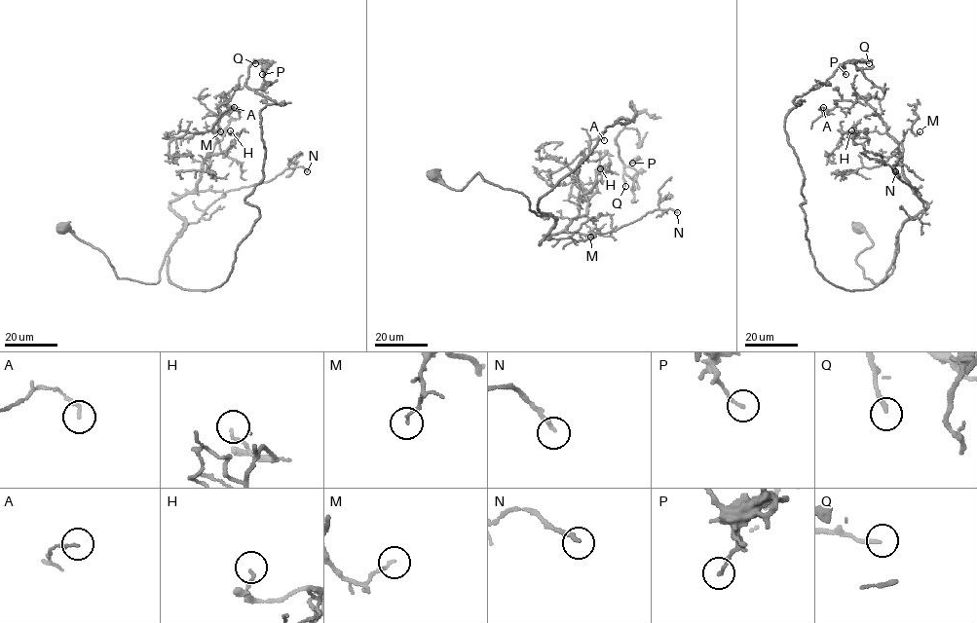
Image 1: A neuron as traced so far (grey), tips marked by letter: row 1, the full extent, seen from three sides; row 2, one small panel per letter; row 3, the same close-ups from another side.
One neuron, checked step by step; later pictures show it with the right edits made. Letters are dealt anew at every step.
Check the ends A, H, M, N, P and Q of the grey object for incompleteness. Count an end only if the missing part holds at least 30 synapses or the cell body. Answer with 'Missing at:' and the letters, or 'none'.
Missing at: Q

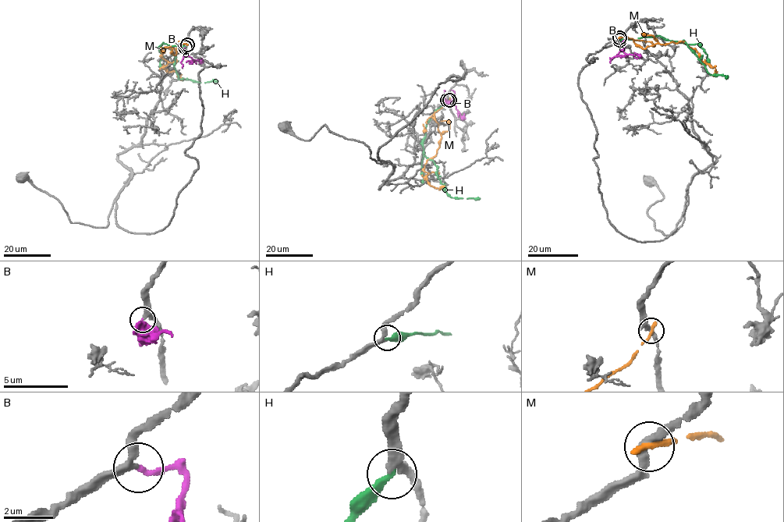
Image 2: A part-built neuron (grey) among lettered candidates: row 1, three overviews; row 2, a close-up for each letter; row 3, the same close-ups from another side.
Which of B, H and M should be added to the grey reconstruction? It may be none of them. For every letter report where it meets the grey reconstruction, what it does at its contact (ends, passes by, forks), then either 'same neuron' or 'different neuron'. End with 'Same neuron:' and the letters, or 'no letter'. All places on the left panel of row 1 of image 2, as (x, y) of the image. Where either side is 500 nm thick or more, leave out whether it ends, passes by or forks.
B: meets grey at (185, 47); it ends there; same neuron
H: meets grey at (185, 47); it ends there; different neuron
M: meets grey at (187, 44); it ends there; different neuron
Same neuron: B

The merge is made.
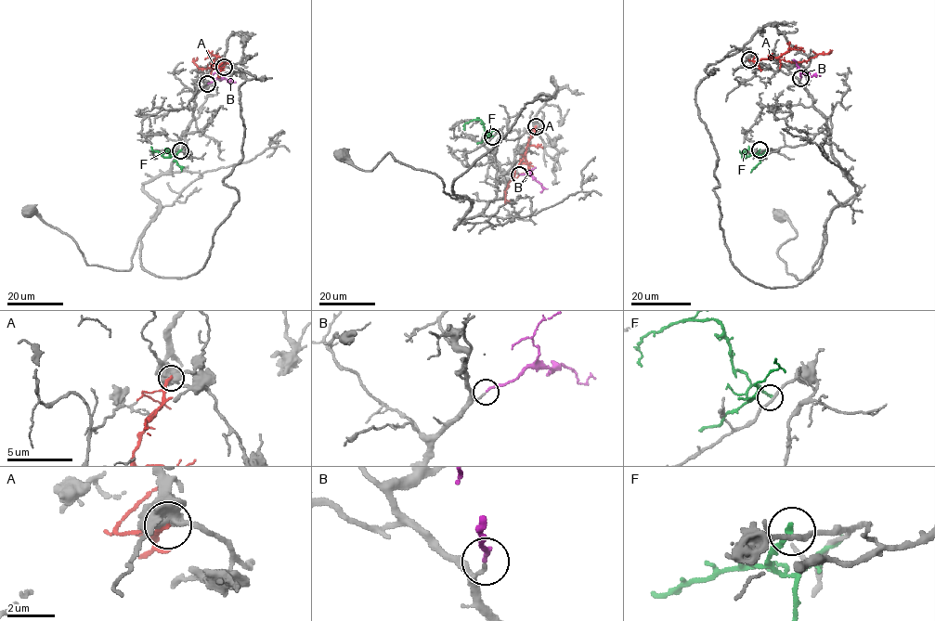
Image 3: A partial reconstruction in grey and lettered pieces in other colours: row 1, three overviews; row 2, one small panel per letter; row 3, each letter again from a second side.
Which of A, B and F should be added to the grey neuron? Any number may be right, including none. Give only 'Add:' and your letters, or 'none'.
Add: B

